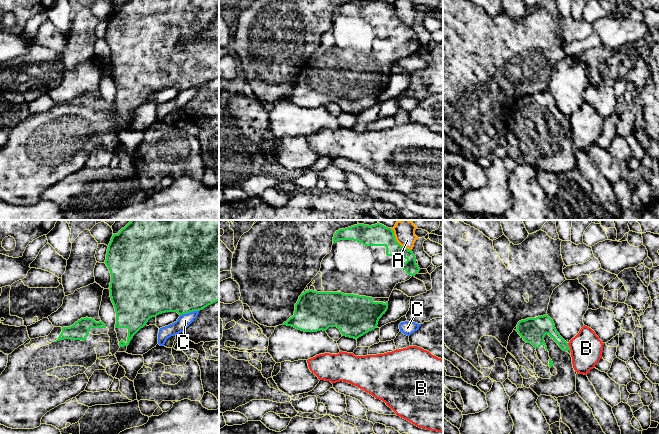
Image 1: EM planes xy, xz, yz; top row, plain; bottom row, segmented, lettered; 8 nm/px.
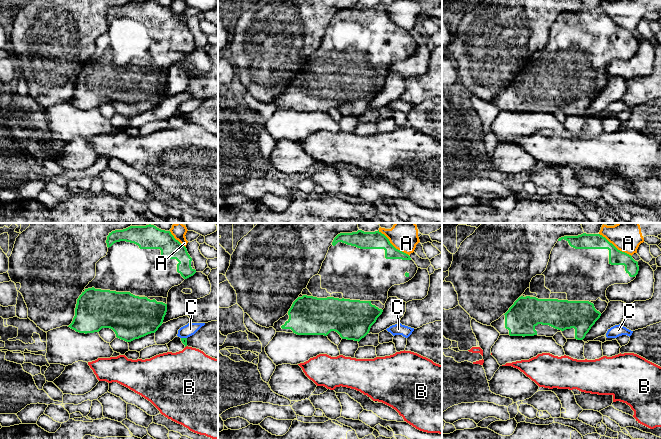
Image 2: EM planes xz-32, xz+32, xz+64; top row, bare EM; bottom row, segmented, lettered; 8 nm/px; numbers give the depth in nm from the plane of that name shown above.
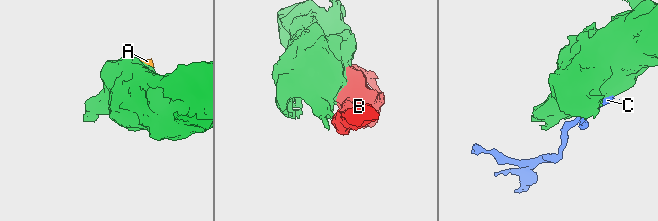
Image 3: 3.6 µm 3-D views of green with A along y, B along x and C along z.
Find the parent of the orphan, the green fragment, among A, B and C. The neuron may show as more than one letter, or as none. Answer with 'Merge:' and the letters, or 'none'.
Merge: none

